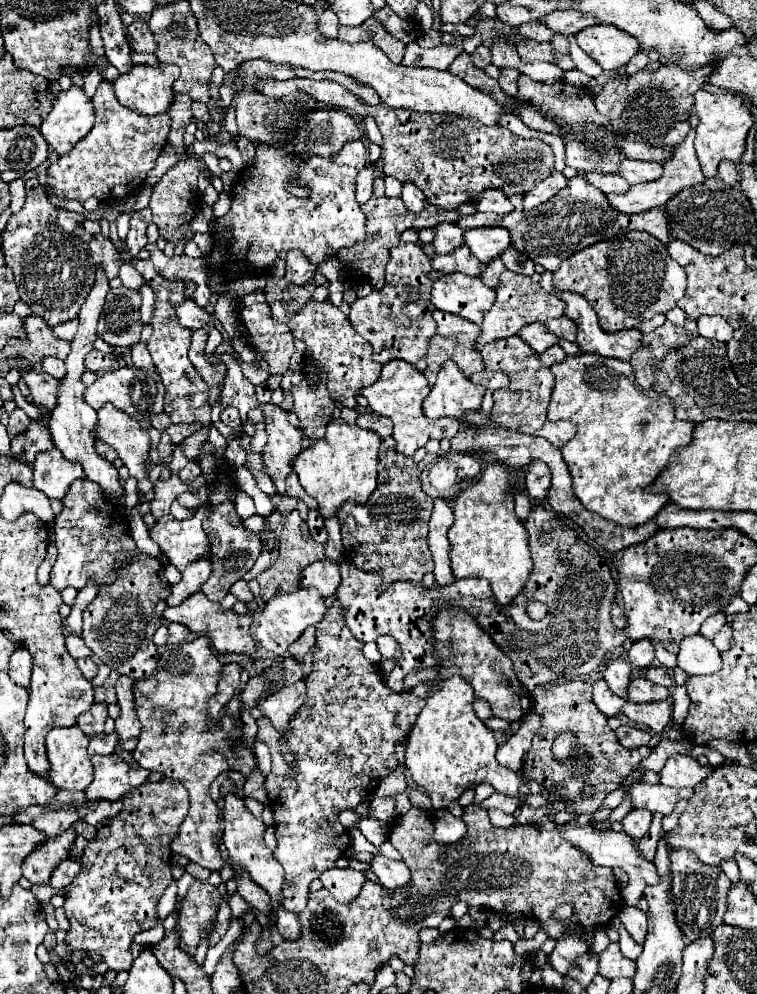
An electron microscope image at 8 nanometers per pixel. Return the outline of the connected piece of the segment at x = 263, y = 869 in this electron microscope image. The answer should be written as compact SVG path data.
M229 793L225 795L225 807L223 807L223 821L225 821L225 833L223 833L223 843L227 847L229 853L229 863L235 871L235 875L239 875L241 871L247 871L249 877L269 893L271 897L271 907L273 911L279 909L281 901L283 901L283 893L281 893L281 885L283 885L283 867L277 863L277 859L273 857L273 851L267 849L267 845L263 843L263 833L265 833L265 825L263 821L259 821L257 817L253 817L247 807L243 805L243 799Z

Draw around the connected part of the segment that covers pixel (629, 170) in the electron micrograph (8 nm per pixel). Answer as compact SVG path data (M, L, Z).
M625 159L621 163L621 171L619 171L631 185L635 183L647 183L647 181L655 181L663 175L663 167L659 163L653 161L631 161Z

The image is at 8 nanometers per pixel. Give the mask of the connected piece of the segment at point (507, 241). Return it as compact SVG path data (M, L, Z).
M505 227L467 229L465 243L481 263L489 263L511 247L511 233Z

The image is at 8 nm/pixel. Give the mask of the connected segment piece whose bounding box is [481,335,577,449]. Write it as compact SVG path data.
M509 337L509 339L499 339L497 343L489 343L481 349L483 361L487 369L497 369L503 371L511 385L505 391L493 391L495 407L491 409L491 423L505 427L509 431L517 431L523 435L531 437L543 437L553 447L561 449L569 439L573 439L577 427L569 421L549 421L547 419L547 407L551 399L551 389L553 389L553 375L551 371L541 363L539 355L533 353L533 349L521 339L521 337Z

